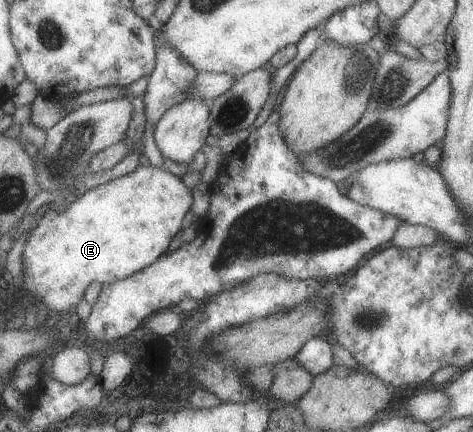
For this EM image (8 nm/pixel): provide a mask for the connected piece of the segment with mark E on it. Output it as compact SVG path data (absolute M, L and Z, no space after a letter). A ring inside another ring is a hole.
M140 166L134 173L92 188L63 209L47 211L30 233L22 254L24 286L16 297L27 292L40 301L44 314L67 312L84 298L86 288L97 281L102 286L129 278L155 264L168 250L176 234L184 229L184 218L195 207L196 195L180 177L156 166Z

